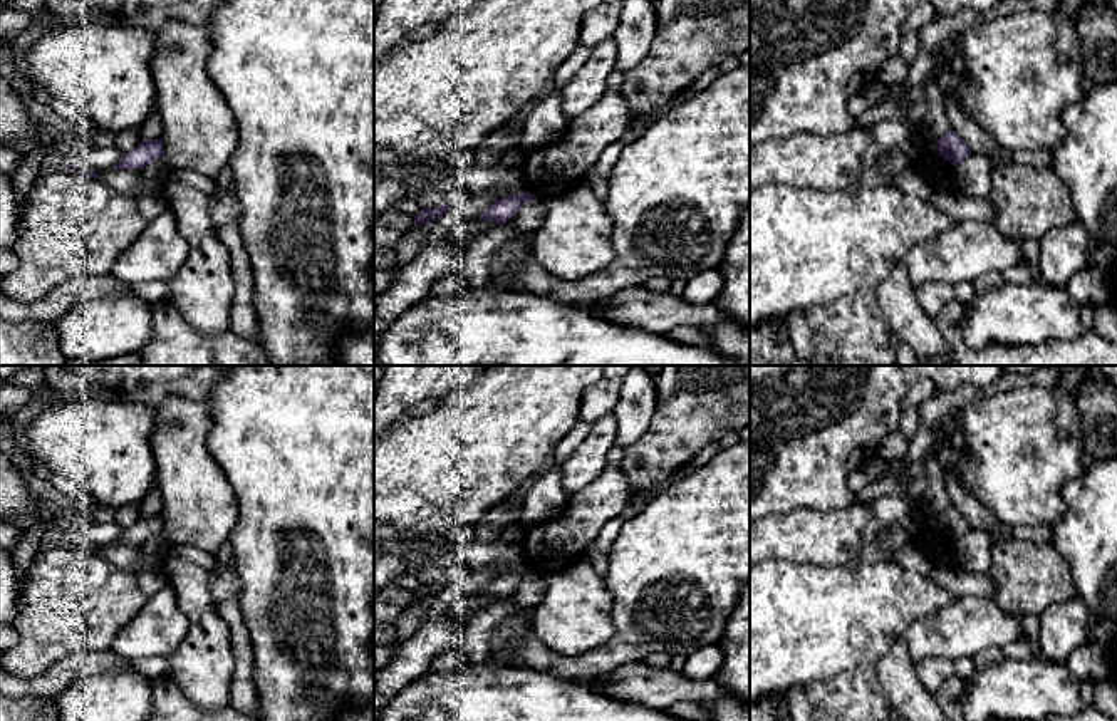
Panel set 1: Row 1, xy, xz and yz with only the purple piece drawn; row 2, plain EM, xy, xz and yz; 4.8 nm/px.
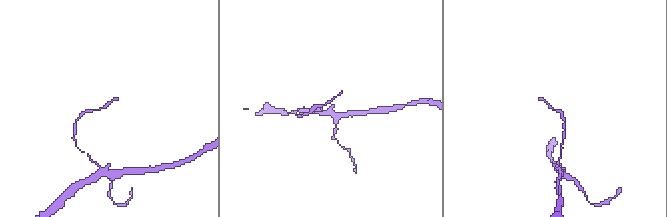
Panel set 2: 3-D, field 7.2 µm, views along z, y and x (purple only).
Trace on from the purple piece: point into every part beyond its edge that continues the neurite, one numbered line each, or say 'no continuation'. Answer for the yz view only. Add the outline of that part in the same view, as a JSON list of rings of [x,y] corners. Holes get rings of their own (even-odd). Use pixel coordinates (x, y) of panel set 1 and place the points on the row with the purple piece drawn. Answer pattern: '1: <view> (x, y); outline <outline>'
no continuation

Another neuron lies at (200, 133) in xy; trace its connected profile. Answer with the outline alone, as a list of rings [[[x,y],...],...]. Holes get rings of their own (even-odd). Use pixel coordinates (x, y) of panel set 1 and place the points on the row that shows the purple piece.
[[[173,18],[158,34],[151,75],[164,126],[164,158],[173,168],[195,171],[213,181],[211,221],[218,231],[240,221],[242,205],[233,189],[216,195],[216,179],[238,143],[238,126],[206,70],[211,49],[206,23],[191,25]]]

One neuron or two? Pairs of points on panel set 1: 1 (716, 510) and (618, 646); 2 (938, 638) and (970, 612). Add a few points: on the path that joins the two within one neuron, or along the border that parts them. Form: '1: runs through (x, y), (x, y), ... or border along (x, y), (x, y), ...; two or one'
1: runs through (688, 544), (634, 599), (629, 612); one
2: runs through (946, 632), (961, 621); one

